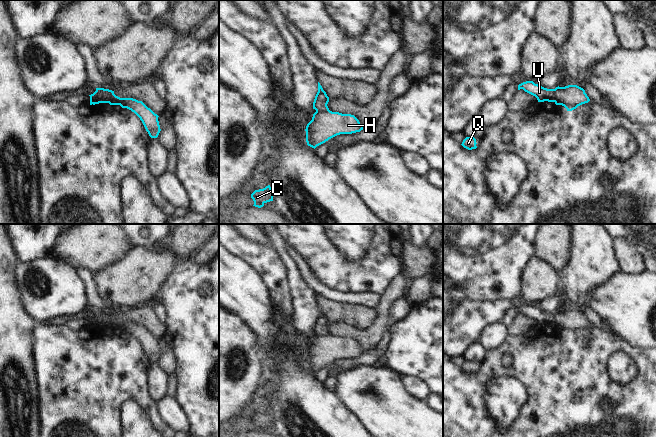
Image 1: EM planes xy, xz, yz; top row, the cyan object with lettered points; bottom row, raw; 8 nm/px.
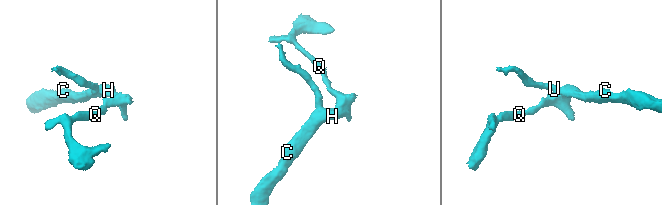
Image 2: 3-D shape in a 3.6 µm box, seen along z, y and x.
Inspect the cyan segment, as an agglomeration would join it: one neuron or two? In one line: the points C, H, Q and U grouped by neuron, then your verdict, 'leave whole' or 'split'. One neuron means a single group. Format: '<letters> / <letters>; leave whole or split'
C H Q / U; split

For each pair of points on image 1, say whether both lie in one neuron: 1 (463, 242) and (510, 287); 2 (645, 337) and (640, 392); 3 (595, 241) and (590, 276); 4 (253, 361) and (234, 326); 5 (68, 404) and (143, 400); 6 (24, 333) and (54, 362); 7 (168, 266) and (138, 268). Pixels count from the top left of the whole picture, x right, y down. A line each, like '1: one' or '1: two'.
1: one
2: two
3: one
4: one
5: one
6: two
7: one

